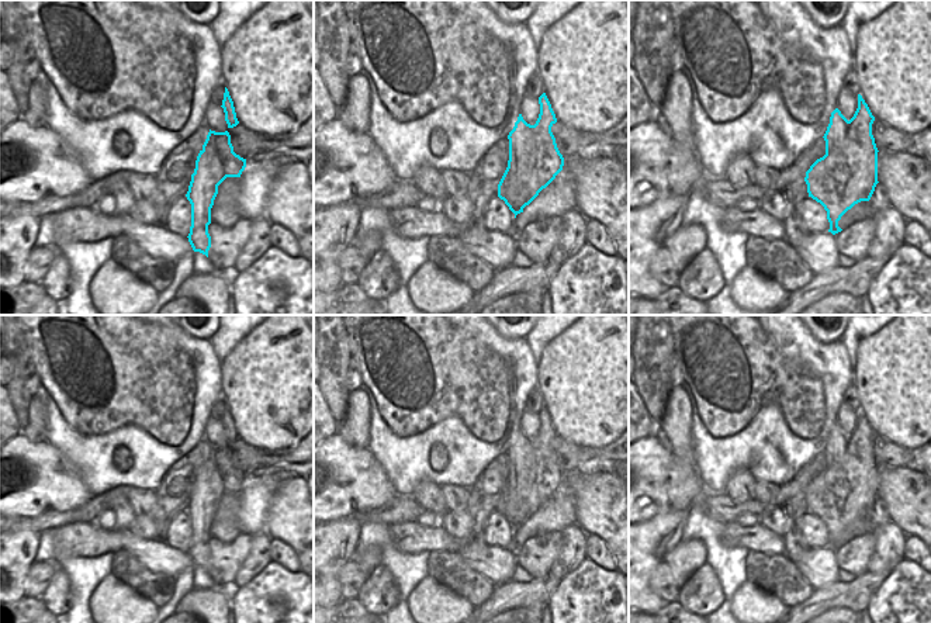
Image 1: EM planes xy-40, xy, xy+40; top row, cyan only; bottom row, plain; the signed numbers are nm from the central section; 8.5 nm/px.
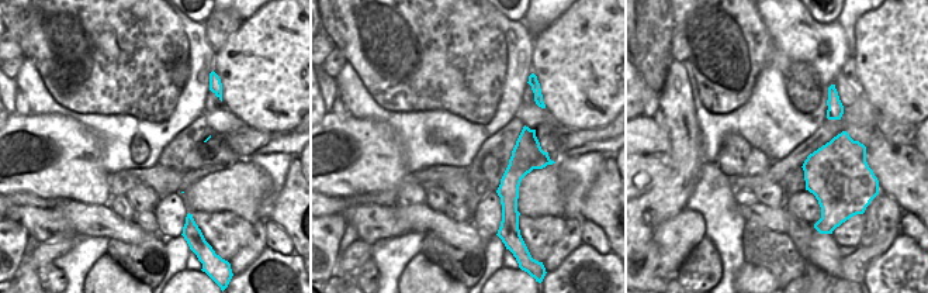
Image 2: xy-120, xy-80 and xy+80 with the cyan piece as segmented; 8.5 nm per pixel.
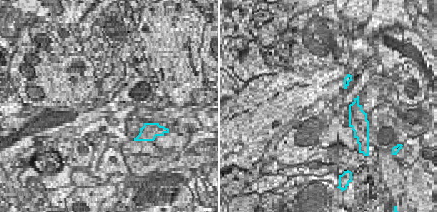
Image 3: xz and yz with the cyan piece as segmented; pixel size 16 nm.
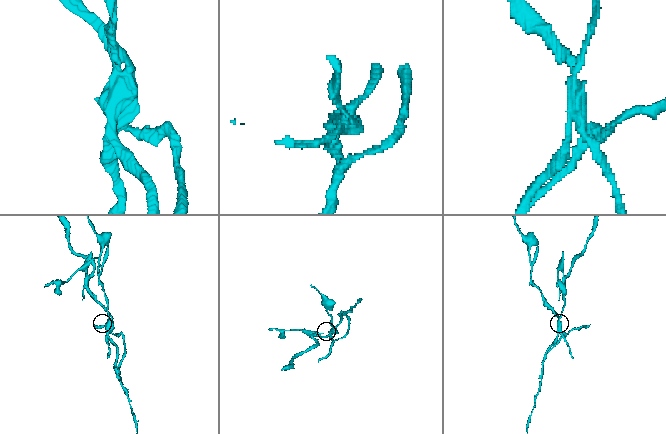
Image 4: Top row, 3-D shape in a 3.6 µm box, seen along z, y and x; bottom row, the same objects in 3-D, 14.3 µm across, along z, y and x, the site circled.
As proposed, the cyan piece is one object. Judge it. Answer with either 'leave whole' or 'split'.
split

